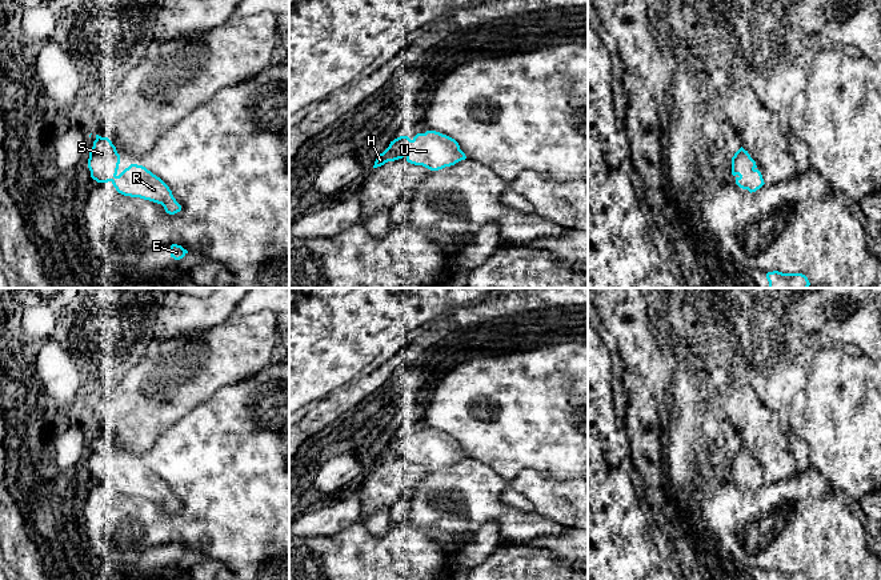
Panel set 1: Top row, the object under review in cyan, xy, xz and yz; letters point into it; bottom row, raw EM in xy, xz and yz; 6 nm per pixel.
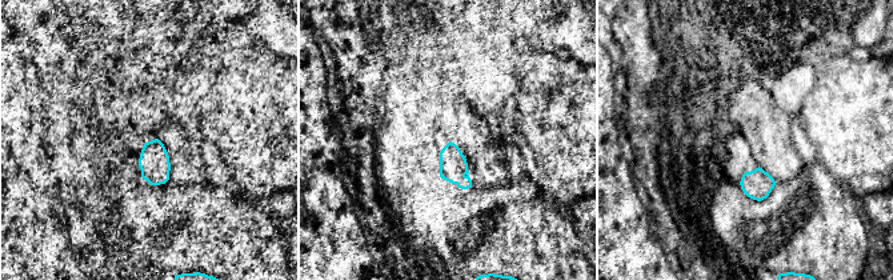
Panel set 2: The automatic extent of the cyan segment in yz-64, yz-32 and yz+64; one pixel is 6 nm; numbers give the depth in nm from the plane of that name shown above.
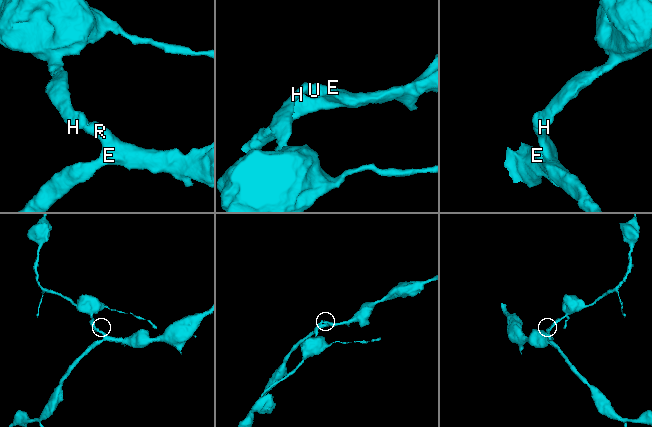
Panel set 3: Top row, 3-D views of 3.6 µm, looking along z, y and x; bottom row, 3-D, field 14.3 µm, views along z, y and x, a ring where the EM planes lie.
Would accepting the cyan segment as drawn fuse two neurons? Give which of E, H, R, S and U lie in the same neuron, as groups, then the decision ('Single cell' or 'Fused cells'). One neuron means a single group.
Groups: E H R S U. Single cell

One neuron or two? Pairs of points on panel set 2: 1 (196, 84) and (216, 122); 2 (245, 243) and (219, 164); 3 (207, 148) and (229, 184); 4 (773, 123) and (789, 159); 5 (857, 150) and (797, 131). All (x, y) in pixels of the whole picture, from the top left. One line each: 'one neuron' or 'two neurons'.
1: two neurons
2: two neurons
3: one neuron
4: one neuron
5: two neurons

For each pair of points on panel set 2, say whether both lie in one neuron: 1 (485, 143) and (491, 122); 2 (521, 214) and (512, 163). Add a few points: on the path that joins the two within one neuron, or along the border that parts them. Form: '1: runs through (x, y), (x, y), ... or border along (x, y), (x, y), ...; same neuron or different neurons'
1: border along (472, 111), (499, 140); different neurons
2: border along (525, 176), (517, 180), (508, 180); different neurons

